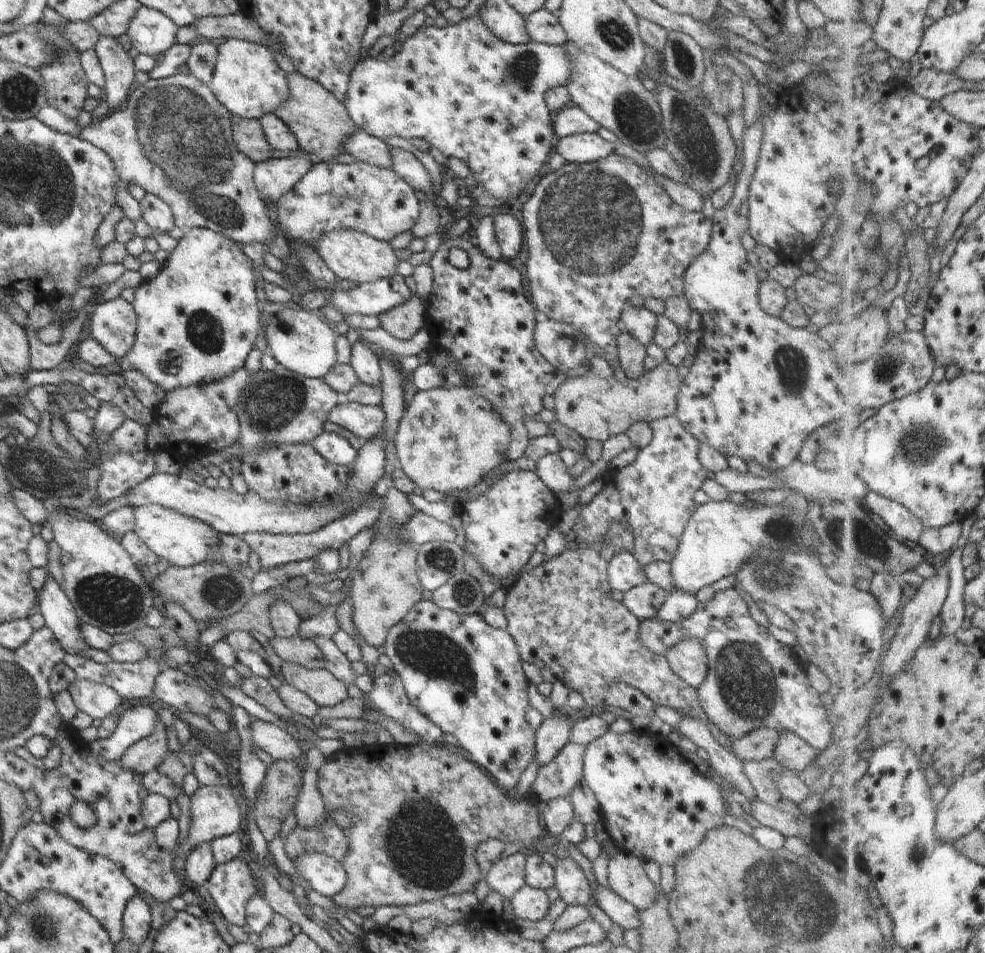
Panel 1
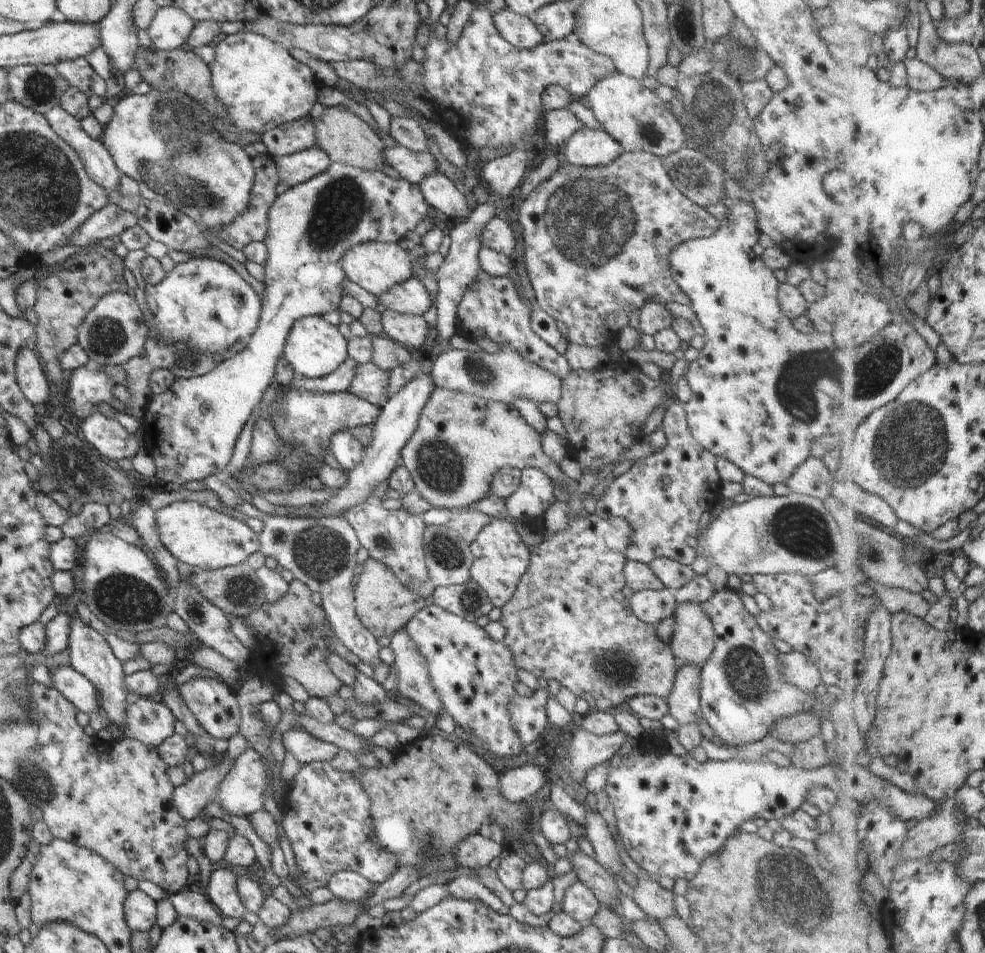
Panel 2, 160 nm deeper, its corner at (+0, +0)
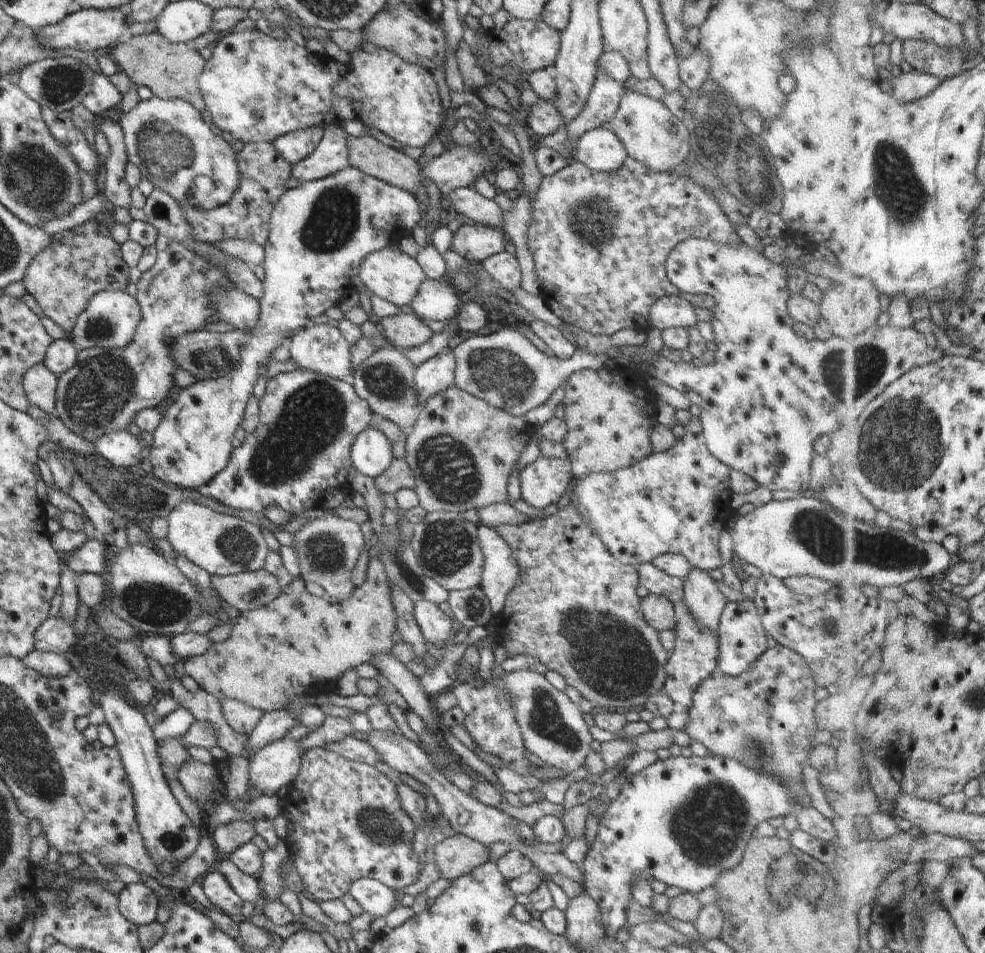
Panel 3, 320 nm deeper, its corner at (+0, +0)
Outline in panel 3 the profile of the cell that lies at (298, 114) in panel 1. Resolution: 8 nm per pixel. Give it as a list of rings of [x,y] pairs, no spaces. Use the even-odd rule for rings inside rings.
[[[349,135],[347,147],[351,166],[373,178],[412,195],[415,195],[424,181],[417,161],[372,136],[355,138]]]

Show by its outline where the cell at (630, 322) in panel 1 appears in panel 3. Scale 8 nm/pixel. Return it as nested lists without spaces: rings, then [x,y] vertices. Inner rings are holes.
[[[667,295],[660,298],[649,311],[649,323],[654,329],[697,327],[699,322],[695,307],[680,296]]]

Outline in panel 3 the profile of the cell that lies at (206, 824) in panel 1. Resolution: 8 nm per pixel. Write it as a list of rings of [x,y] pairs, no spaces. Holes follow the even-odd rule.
[[[285,737],[268,744],[256,752],[254,759],[249,761],[249,786],[255,785],[262,795],[276,793],[283,786],[289,787],[299,774],[304,756],[305,752],[302,750],[299,740]]]

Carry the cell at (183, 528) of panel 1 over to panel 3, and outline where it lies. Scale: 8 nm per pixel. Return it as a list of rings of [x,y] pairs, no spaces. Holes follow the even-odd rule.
[[[184,502],[168,516],[167,541],[172,548],[210,575],[234,575],[263,569],[269,549],[262,532],[256,525],[234,516],[215,512],[205,505]]]

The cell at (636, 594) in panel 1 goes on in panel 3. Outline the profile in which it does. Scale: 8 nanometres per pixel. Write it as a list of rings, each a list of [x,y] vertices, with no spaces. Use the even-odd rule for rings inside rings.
[[[650,594],[641,600],[642,616],[656,633],[674,629],[676,611],[674,604],[662,596]]]

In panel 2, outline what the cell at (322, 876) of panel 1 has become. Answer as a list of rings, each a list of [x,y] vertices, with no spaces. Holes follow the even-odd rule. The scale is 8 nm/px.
[[[340,871],[330,877],[326,886],[338,899],[344,901],[364,901],[372,896],[375,885],[354,871]]]

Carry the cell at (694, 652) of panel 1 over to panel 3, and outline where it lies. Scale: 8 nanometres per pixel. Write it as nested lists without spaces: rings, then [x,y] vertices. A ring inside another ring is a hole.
[[[692,567],[683,582],[682,609],[701,627],[707,627],[716,633],[723,609],[729,601],[717,588],[708,571]]]

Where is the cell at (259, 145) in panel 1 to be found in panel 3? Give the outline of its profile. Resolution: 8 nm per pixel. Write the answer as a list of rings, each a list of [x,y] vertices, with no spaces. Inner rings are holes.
[[[158,32],[132,36],[128,42],[113,46],[108,51],[110,57],[132,82],[138,87],[146,86],[160,99],[183,99],[194,106],[199,113],[206,111],[199,93],[198,78],[201,76],[206,61],[189,44],[172,44]]]

